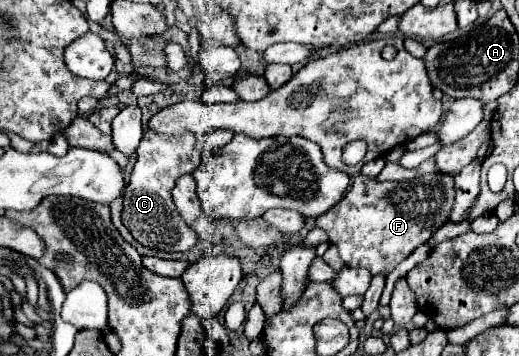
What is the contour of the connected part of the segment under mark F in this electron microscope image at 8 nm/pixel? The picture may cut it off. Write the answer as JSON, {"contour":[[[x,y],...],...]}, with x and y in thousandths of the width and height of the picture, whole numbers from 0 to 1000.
{"contour":[[[834,483],[780,511],[730,511],[692,489],[665,556],[611,612],[611,635],[634,657],[638,685],[653,697],[672,753],[707,753],[719,775],[730,764],[750,770],[788,719],[788,702],[819,685],[834,652],[865,618],[873,567],[873,489]]]}

